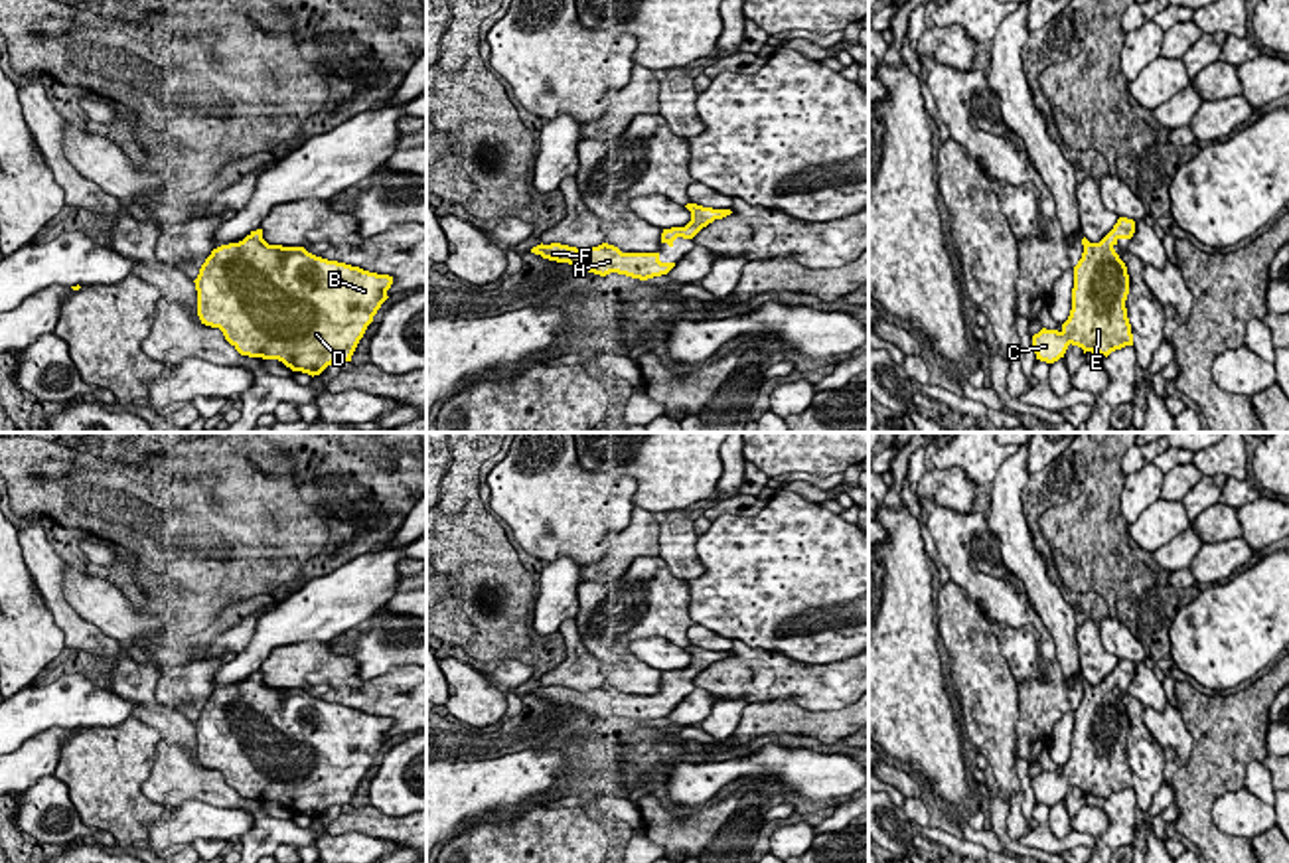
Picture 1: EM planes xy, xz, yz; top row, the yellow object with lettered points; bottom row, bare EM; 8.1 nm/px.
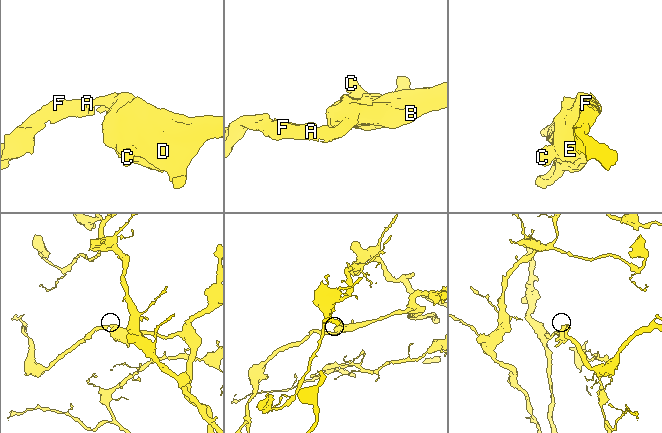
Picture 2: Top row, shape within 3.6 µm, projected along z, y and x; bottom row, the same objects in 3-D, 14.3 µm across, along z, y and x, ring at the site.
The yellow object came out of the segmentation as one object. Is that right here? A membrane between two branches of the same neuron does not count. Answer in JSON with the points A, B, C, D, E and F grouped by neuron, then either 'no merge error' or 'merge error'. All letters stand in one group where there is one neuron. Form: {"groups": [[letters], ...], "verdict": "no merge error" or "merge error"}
{"groups": [["A", "B", "C", "D", "E", "F"]], "verdict": "no merge error"}

